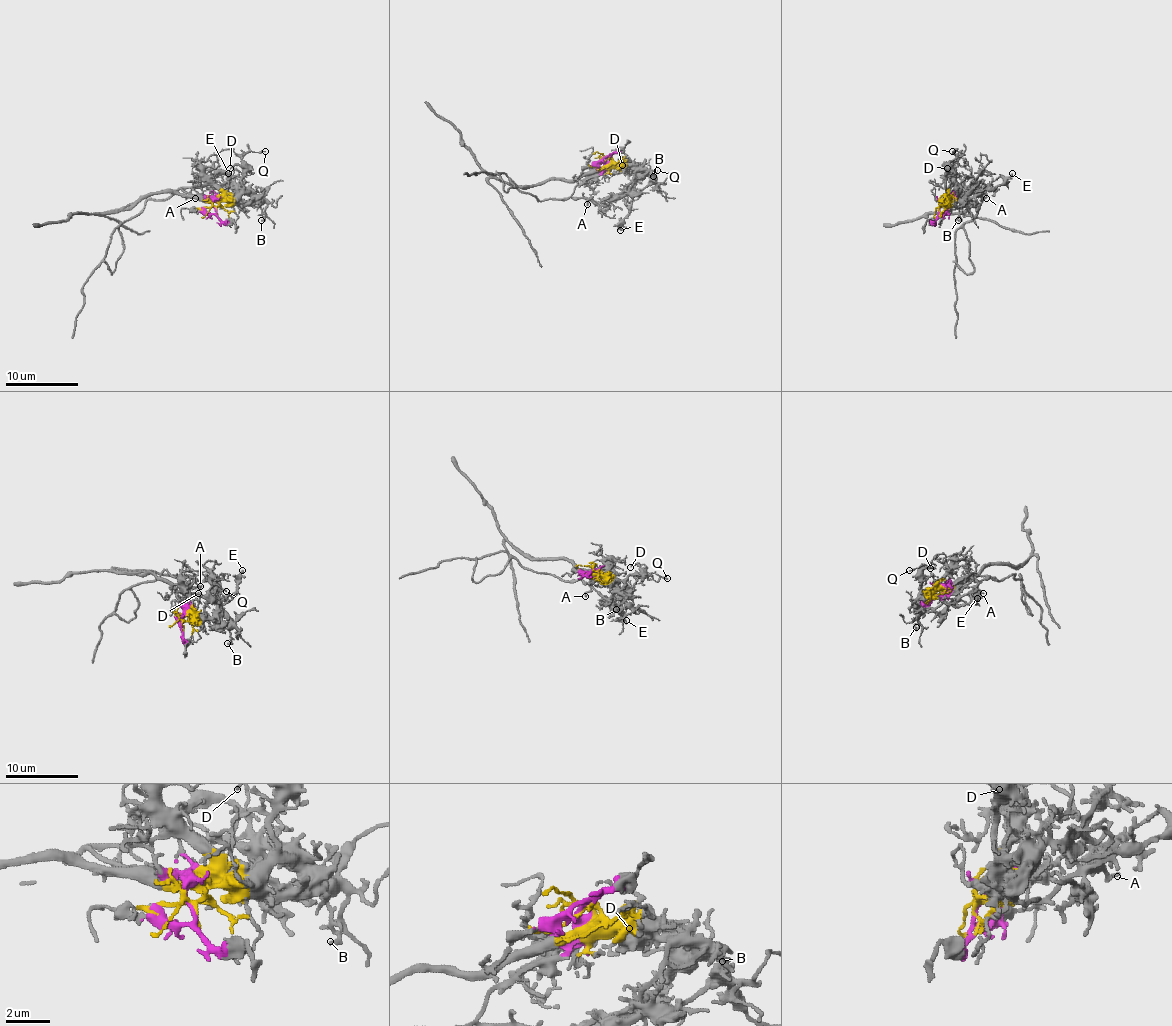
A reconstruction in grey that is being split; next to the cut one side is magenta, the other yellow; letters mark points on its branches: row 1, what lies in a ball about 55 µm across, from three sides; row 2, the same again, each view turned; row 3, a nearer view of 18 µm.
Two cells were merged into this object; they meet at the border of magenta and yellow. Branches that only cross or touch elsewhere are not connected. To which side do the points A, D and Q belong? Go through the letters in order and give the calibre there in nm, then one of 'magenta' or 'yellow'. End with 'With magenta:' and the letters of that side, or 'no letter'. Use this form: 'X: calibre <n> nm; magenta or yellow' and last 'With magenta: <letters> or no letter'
A: calibre 140 nm; magenta
D: calibre 70 nm; yellow
Q: calibre 170 nm; yellow
With magenta: A

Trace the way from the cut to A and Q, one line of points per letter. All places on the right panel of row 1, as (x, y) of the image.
A: (939, 207), (948, 198), (957, 198), (979, 187), (987, 198)
Q: (939, 207), (945, 202), (948, 163), (956, 154), (952, 151)

